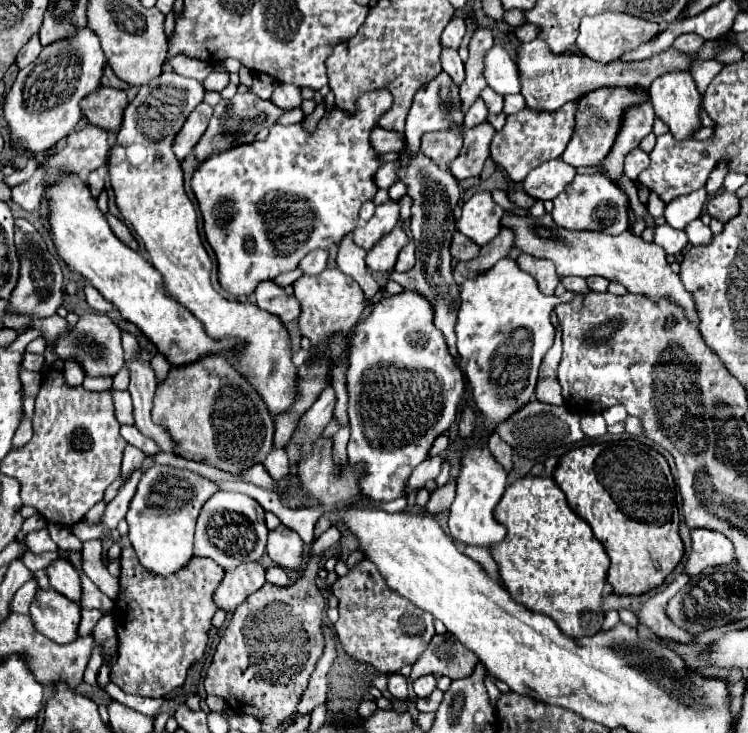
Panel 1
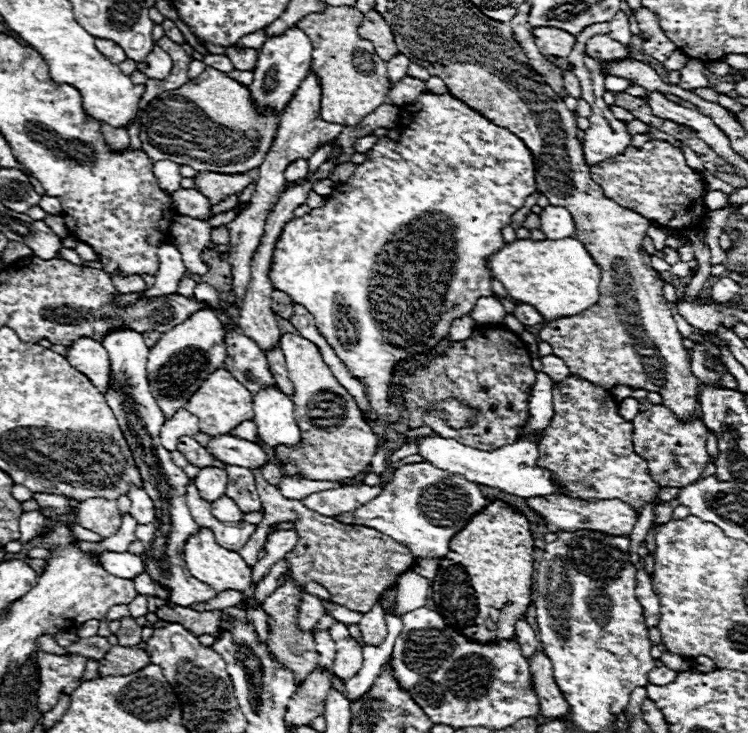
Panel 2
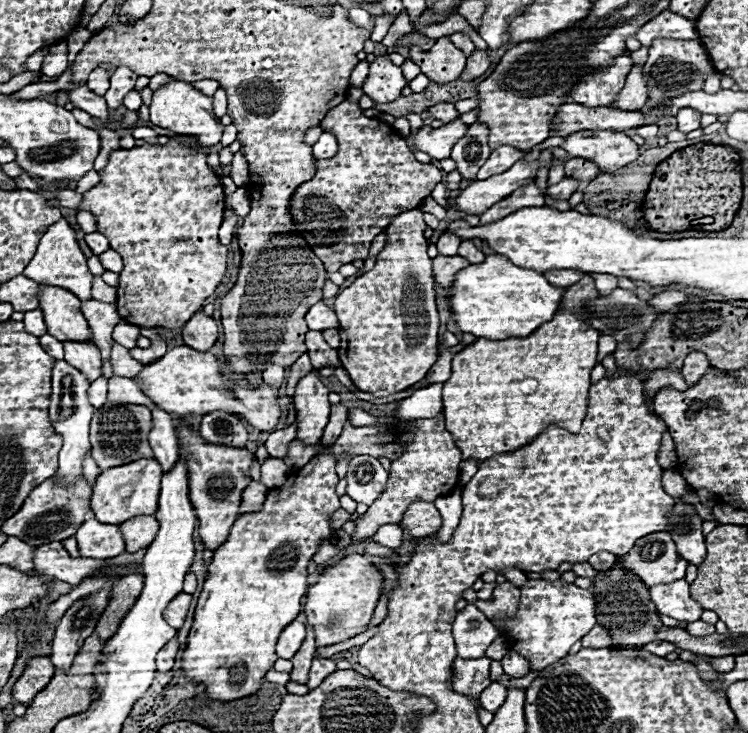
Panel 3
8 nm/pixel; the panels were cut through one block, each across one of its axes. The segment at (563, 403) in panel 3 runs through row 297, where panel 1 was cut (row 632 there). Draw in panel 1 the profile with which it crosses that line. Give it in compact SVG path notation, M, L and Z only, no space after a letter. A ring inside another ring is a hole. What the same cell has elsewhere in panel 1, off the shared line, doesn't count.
M522 476L520 480L516 480L506 488L502 500L494 510L494 518L508 528L506 538L494 546L492 558L500 566L502 584L510 592L510 596L514 600L522 600L522 604L530 610L548 614L570 638L584 638L596 634L604 620L600 606L610 558L604 546L594 538L588 522L584 522L574 514L574 510L570 510L566 496L554 482L554 478Z

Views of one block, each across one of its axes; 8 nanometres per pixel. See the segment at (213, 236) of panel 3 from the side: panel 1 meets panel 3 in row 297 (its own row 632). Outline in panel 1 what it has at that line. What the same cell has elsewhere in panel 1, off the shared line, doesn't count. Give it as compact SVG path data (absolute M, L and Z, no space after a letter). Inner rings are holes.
M124 548L120 554L120 594L116 598L114 608L114 622L118 632L118 662L114 664L110 678L112 682L126 694L148 696L148 698L162 698L174 688L182 686L186 680L188 668L202 660L208 632L212 630L212 618L218 610L214 606L214 590L220 586L224 578L222 566L218 566L210 558L194 556L178 574L170 574L166 578L158 574L150 574L136 558L134 548Z

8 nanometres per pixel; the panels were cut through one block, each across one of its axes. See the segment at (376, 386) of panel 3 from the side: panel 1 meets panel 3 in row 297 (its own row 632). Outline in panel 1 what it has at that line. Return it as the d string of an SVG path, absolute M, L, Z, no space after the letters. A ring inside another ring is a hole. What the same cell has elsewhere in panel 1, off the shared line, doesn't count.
M366 558L356 568L348 570L346 576L338 578L334 596L340 600L340 618L334 628L342 648L352 658L372 664L382 674L390 676L400 672L402 666L414 664L436 634L432 614L392 592L378 568Z

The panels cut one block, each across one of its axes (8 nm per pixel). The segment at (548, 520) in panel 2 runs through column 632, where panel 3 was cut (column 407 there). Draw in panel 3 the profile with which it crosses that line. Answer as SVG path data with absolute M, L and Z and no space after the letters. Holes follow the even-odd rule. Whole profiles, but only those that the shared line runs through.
M414 502L408 506L402 522L414 538L434 536L442 526L442 516L432 502Z

